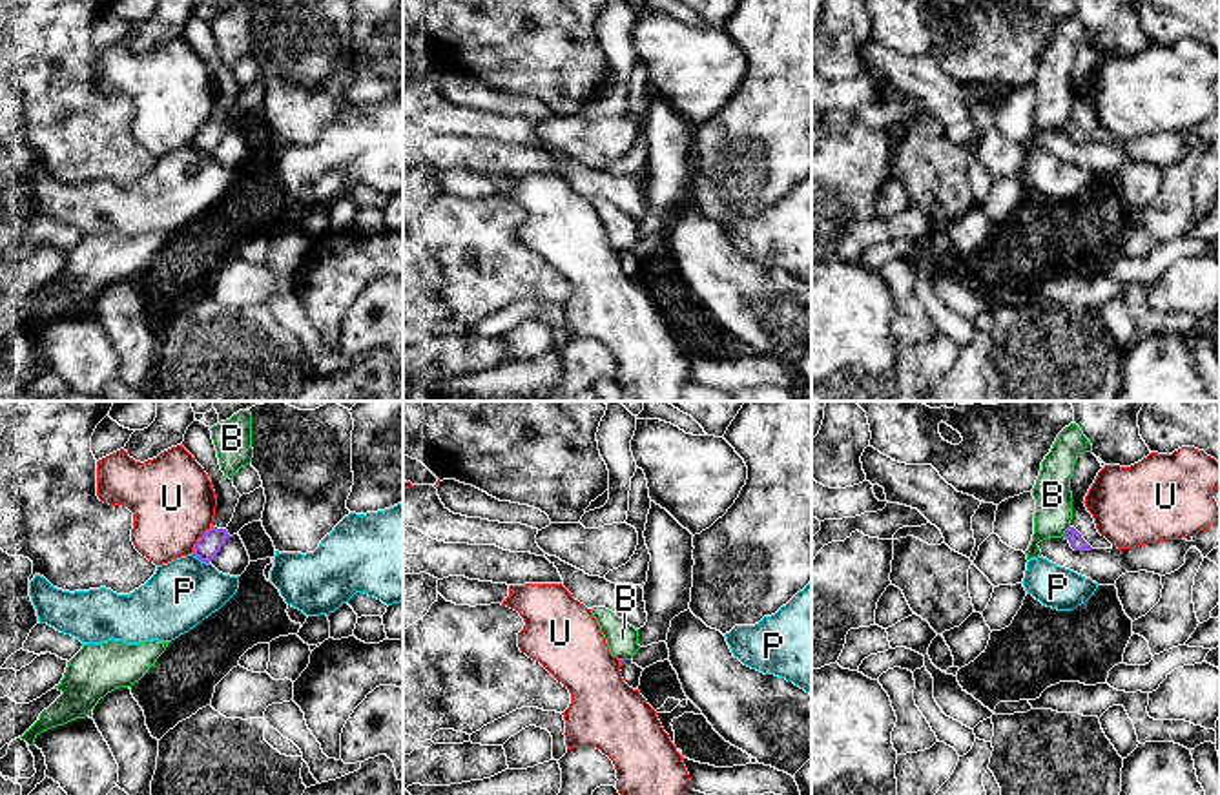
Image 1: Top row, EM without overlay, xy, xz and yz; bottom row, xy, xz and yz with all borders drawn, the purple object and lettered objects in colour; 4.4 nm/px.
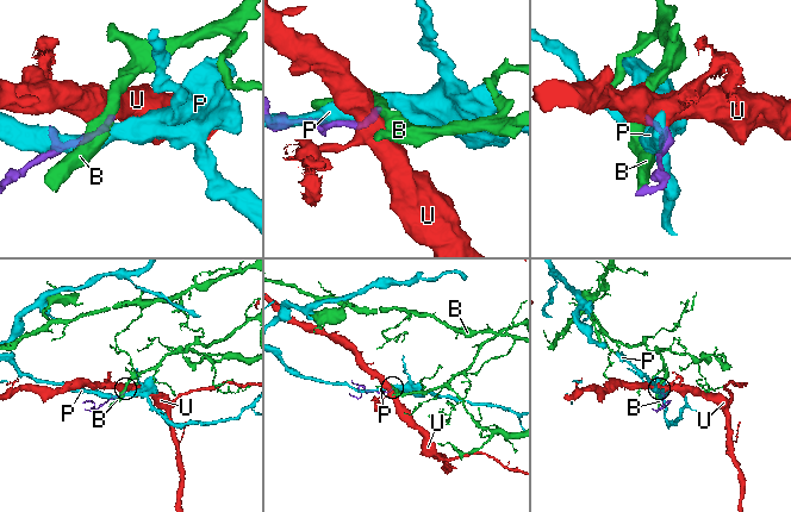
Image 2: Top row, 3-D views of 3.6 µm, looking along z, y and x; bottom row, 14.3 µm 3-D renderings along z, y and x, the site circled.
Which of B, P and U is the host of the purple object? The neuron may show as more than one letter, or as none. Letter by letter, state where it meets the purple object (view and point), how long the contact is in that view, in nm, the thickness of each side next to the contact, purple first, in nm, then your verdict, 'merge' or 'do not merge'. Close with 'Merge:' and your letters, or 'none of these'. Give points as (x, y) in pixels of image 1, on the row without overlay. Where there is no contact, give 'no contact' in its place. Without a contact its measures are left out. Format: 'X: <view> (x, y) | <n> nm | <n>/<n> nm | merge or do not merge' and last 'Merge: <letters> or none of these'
B: yz (1065, 123) | 70 nm | 70/160 nm | do not merge
P: xy (201, 152) | 90 nm | 100/300 nm | do not merge
U: xy (197, 132) | 160 nm | 100/360 nm | do not merge
Merge: none of these

